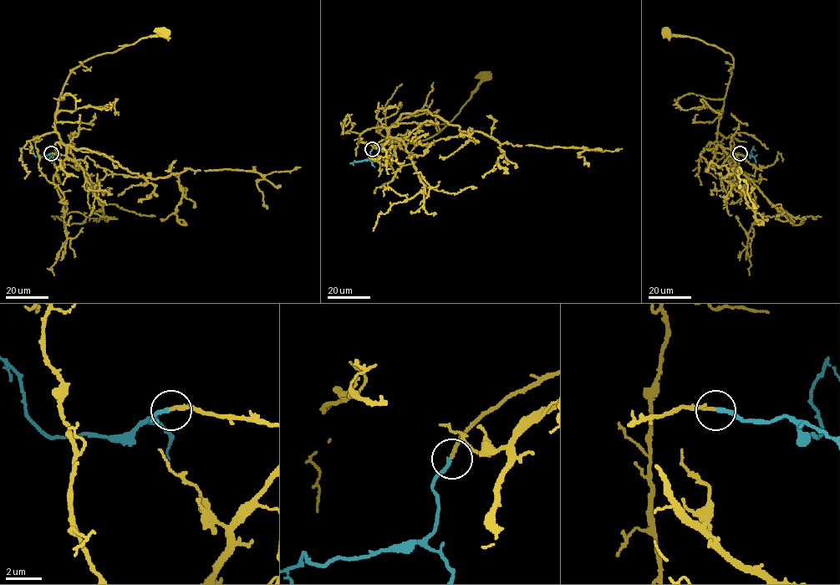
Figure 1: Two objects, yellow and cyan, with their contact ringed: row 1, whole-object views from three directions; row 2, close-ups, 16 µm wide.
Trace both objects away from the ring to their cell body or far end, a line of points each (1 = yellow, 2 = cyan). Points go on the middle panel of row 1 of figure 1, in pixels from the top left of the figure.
1: (372, 149), (387, 137), (387, 130), (380, 126), (376, 130), (396, 142), (411, 143), (439, 133), (487, 76)
2: (372, 149), (368, 159), (350, 163)

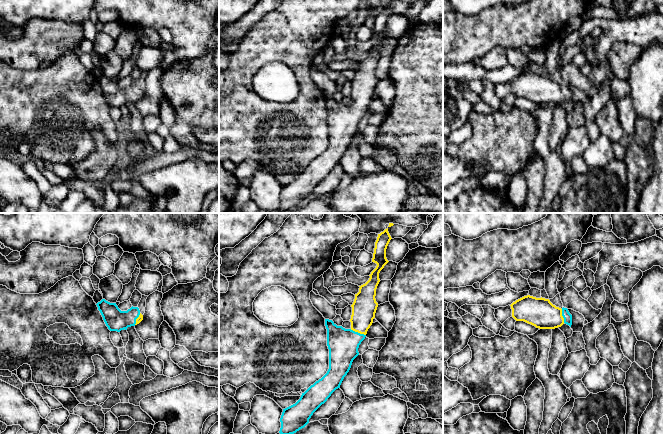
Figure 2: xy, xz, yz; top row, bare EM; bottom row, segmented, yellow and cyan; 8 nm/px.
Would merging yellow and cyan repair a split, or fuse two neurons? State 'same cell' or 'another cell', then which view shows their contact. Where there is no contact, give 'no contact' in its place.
same cell; contact in xz

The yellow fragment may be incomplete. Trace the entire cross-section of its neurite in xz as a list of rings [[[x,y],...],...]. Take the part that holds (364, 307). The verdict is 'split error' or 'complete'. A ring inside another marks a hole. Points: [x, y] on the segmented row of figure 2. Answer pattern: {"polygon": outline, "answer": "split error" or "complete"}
{"polygon": [[[388,228],[378,234],[372,258],[372,262],[377,266],[369,275],[369,280],[359,286],[359,292],[355,294],[351,305],[351,328],[345,329],[337,326],[332,320],[325,319],[329,369],[321,379],[302,393],[295,404],[283,409],[280,434],[294,434],[304,428],[313,413],[340,388],[353,360],[359,355],[359,345],[365,339],[375,318],[378,307],[375,296],[380,282],[379,273],[389,262],[386,258],[386,249],[391,239]]], "answer": "split error"}

